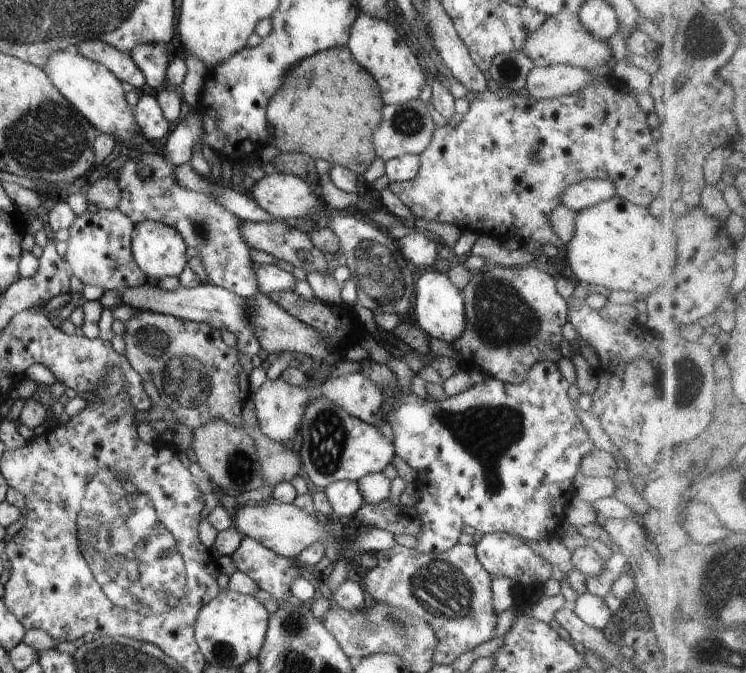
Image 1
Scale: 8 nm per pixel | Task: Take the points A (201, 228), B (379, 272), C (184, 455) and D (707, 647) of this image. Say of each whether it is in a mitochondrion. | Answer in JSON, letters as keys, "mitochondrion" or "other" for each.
{"A":"mitochondrion","B":"mitochondrion","C":"other","D":"mitochondrion"}

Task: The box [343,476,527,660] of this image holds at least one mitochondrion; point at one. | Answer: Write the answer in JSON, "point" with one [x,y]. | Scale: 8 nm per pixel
{"point":[438,588]}

